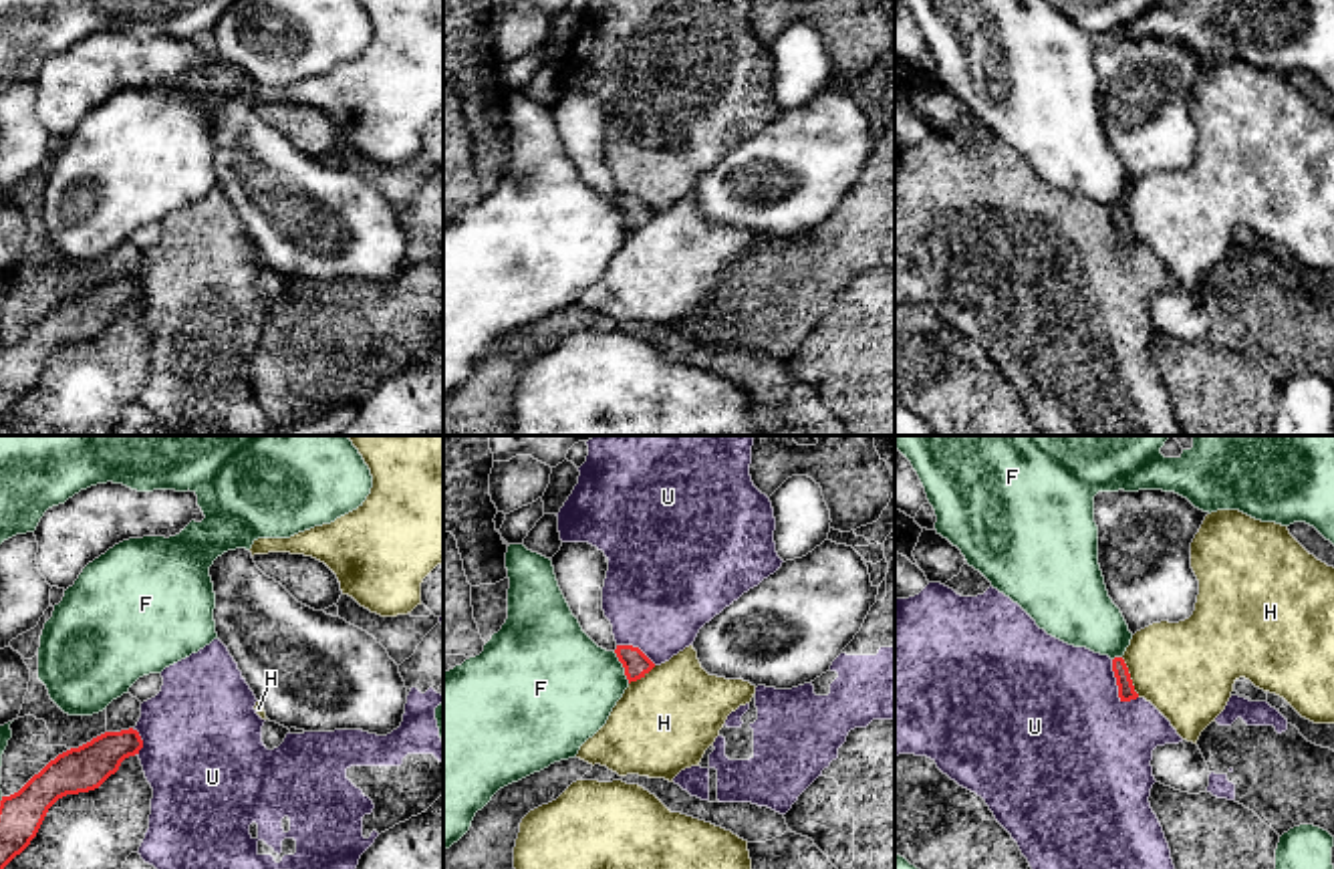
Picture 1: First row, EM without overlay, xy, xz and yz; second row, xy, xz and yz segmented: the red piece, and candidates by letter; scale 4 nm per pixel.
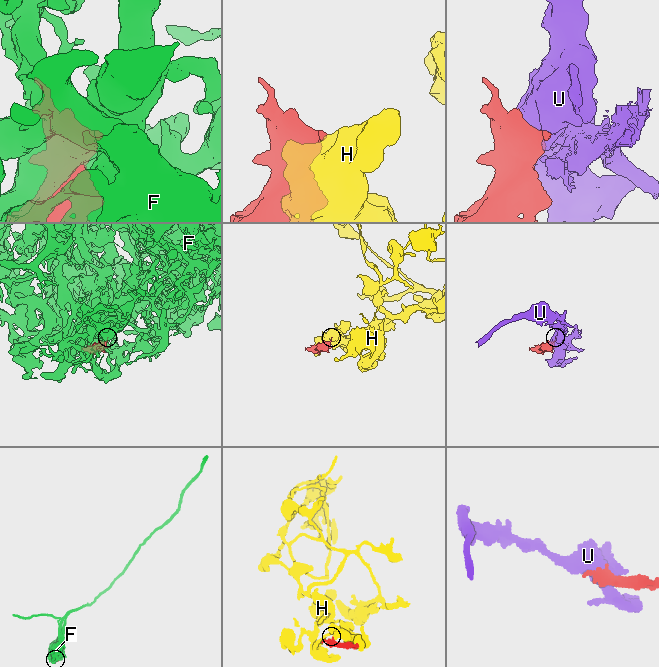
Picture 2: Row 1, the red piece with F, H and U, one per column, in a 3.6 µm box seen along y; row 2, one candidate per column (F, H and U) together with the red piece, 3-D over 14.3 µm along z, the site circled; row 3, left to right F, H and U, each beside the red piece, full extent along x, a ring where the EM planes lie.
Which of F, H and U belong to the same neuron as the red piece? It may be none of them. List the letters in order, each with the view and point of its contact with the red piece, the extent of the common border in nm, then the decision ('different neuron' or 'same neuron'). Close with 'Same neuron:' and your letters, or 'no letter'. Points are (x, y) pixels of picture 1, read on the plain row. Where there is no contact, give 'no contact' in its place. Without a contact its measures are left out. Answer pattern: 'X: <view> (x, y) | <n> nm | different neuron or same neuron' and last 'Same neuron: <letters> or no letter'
F: xz (623, 214) | 140 nm | different neuron
H: yz (1129, 226) | 180 nm | different neuron
U: yz (1117, 232) | 190 nm | same neuron
Same neuron: U

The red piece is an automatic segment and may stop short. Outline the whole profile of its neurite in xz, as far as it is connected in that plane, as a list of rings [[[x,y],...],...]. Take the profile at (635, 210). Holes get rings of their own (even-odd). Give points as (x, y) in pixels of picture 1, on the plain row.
[[[588,0],[578,16],[578,32],[556,63],[558,81],[562,91],[588,91],[609,107],[603,159],[629,232],[693,194],[705,171],[782,115],[774,56],[754,34],[750,12],[752,0]]]

